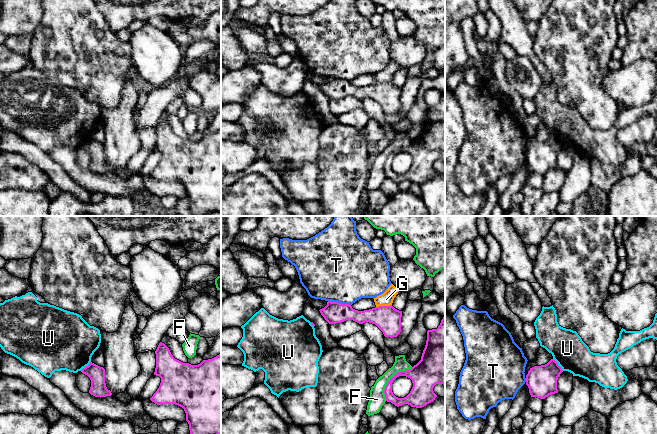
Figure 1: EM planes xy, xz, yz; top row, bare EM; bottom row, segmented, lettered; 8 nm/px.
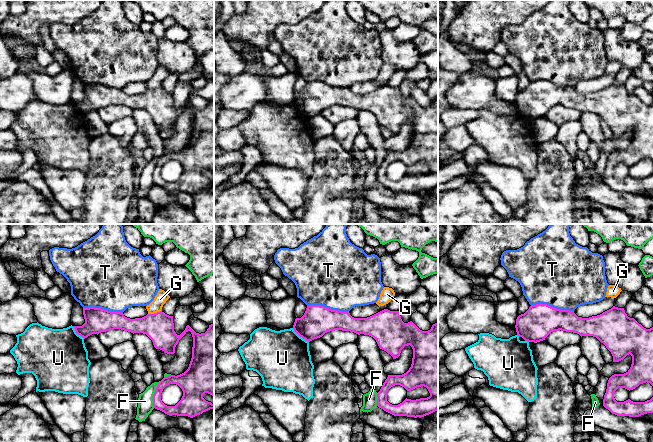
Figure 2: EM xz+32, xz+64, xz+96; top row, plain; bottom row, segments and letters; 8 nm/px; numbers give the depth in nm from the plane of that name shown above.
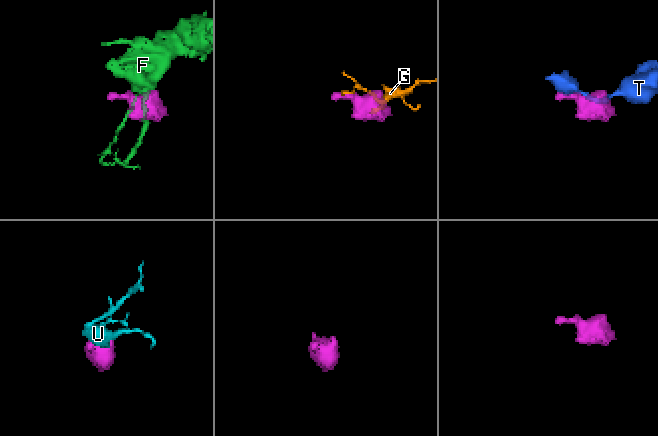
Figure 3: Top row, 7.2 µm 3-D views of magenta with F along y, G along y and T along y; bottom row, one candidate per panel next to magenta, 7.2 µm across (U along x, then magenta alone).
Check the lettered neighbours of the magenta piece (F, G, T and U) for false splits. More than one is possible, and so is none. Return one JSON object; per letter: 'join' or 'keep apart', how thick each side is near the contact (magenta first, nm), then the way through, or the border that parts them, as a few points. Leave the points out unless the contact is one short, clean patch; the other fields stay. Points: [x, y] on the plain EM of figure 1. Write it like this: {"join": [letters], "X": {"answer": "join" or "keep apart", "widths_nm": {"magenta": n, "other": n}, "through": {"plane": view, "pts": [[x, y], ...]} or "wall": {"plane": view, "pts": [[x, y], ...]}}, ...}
{"join": [], "F": {"answer": "keep apart", "widths_nm": {"magenta": 170, "other": 130}, "wall": {"plane": "xz", "pts": [[412, 143], [398, 147], [388, 157], [384, 166], [385, 176]]}}, "G": {"answer": "keep apart", "widths_nm": {"magenta": 200, "other": 110}}, "T": {"answer": "keep apart", "widths_nm": {"magenta": 170, "other": 480}}, "U": {"answer": "keep apart", "widths_nm": {"magenta": 240, "other": 280}, "wall": {"plane": "yz", "pts": [[553, 134], [563, 146]]}}}

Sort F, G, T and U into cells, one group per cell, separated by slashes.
F / G / T / U

